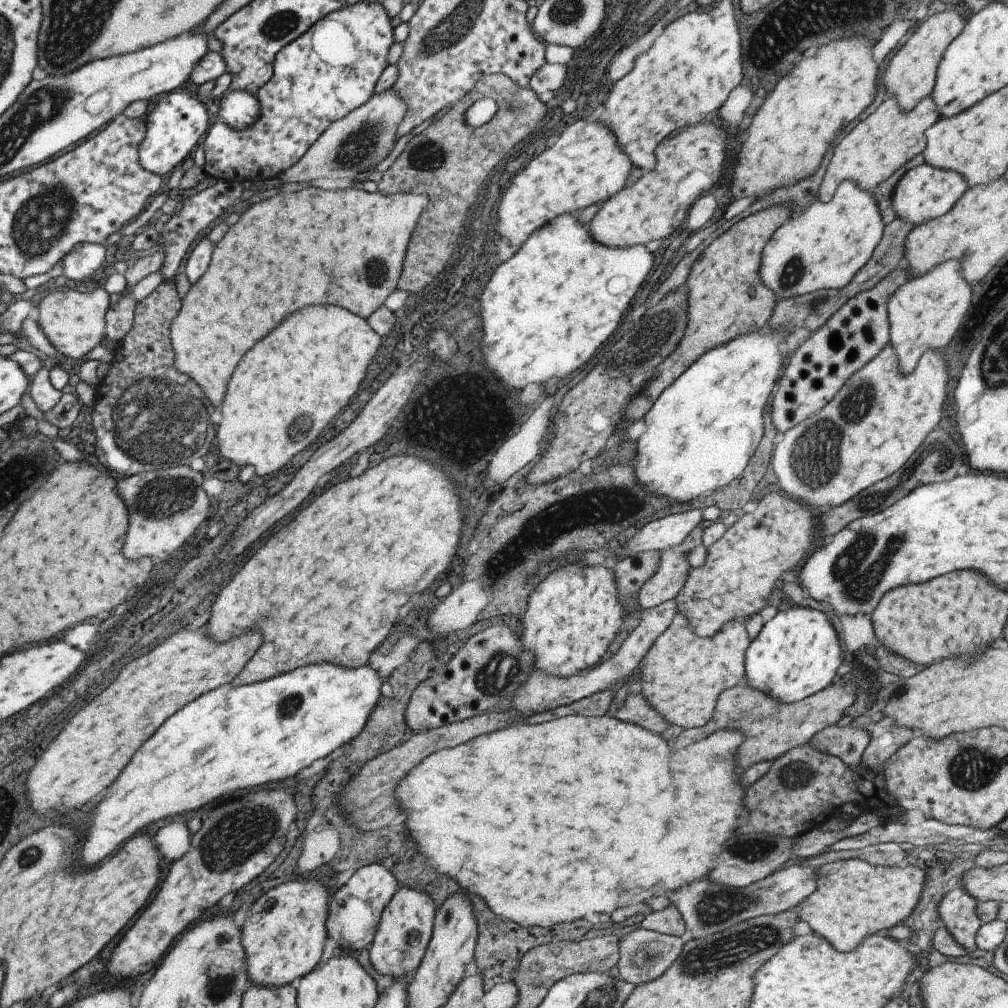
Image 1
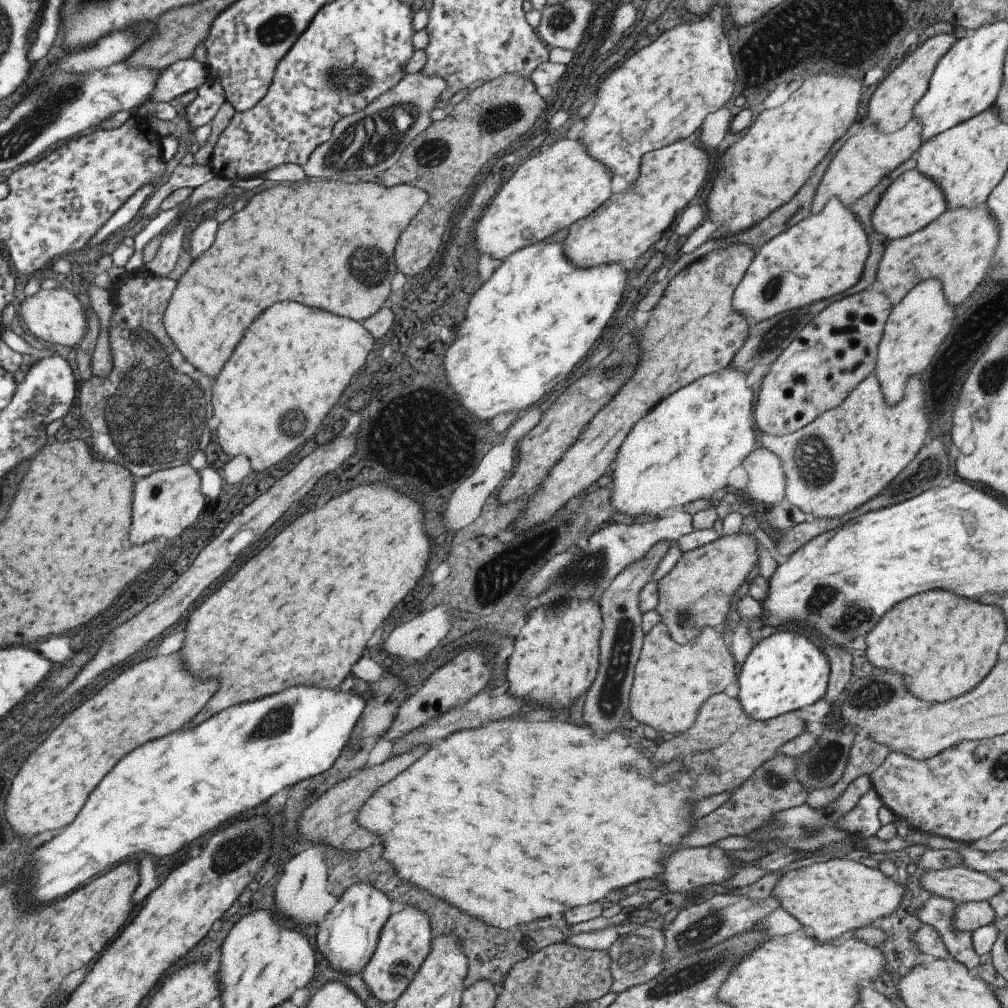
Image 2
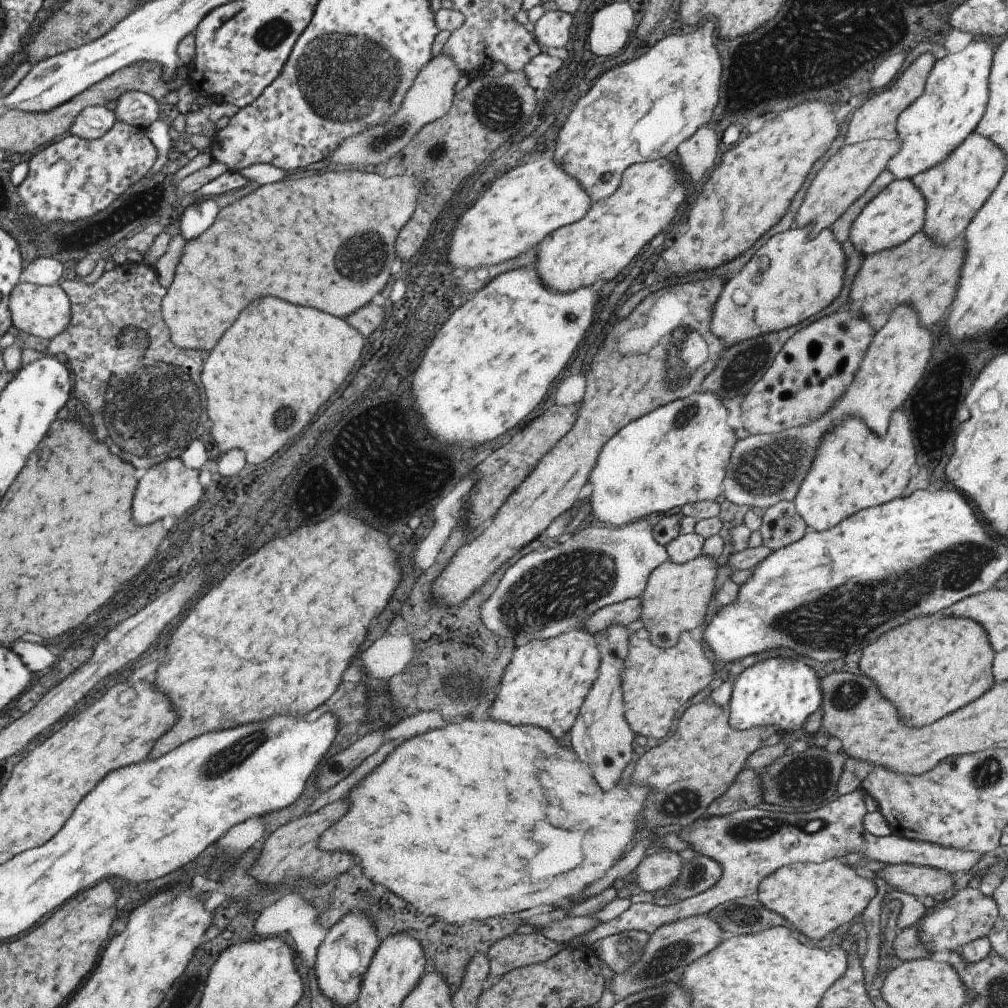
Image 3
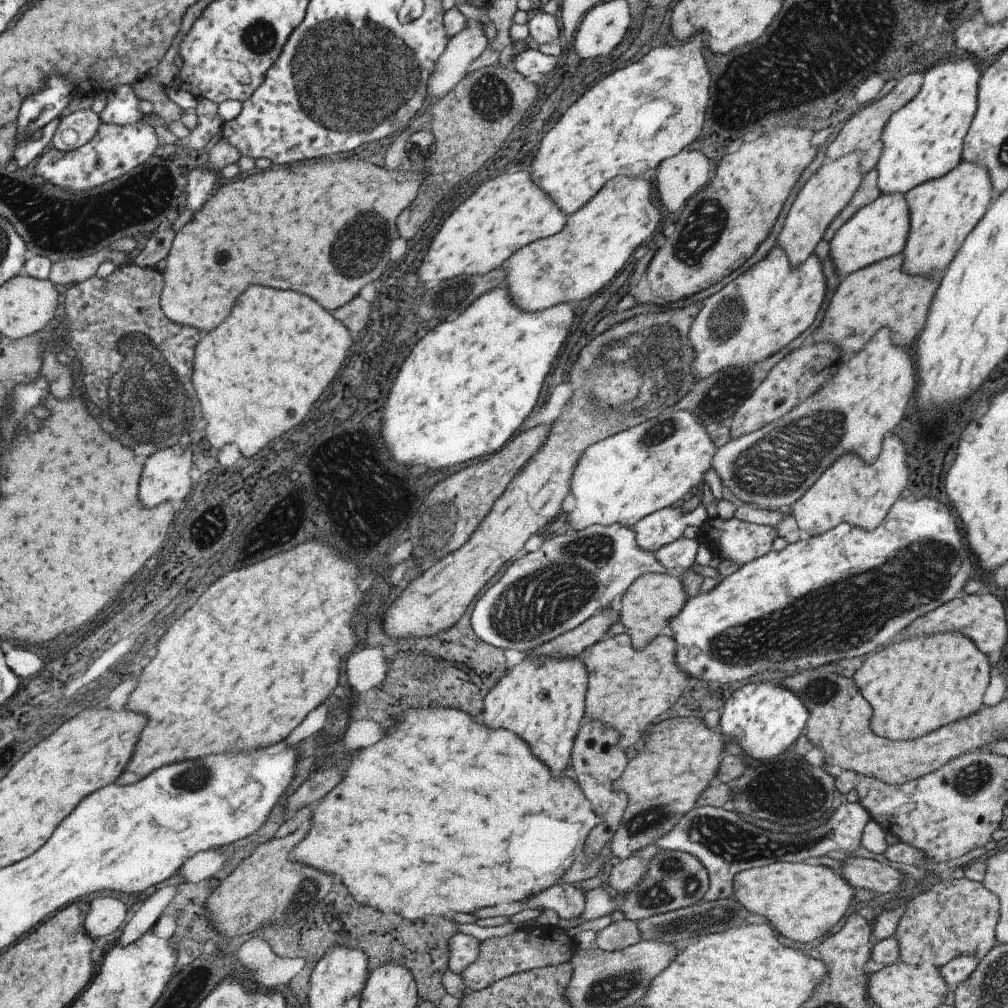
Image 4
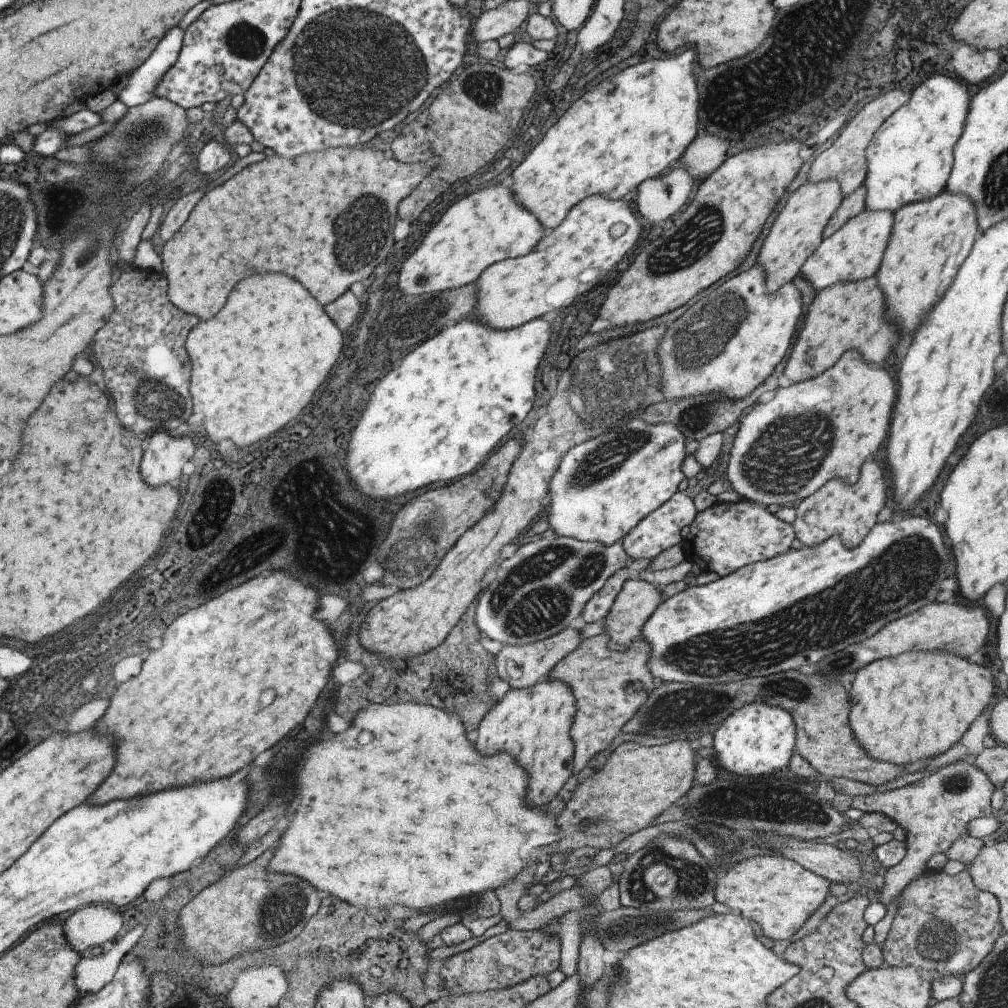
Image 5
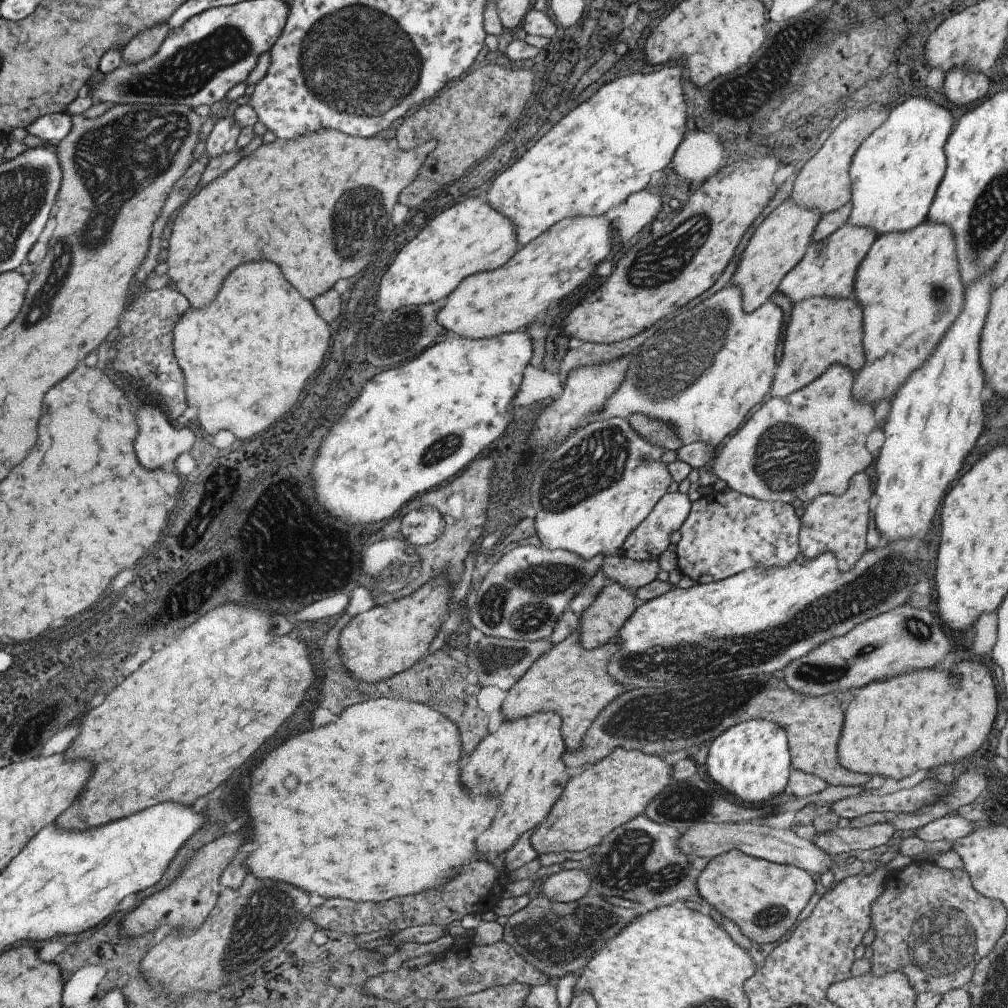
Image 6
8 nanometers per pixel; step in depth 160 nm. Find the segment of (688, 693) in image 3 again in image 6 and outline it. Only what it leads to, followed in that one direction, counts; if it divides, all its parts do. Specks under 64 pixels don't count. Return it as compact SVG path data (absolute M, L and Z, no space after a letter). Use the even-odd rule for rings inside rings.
M574 630L564 640L551 646L531 663L516 683L506 691L500 709L505 721L530 717L535 713L551 711L560 716L560 735L564 748L580 747L580 740L592 720L625 688L616 683L606 670L607 659L618 649L619 641L607 642L594 649L578 645L578 634Z

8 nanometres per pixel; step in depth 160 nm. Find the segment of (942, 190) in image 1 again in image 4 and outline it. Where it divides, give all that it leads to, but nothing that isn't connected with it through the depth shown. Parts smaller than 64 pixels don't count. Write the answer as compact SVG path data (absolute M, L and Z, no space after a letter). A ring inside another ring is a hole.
M880 194L851 216L828 240L828 257L839 278L901 252L909 230L908 206L902 194Z

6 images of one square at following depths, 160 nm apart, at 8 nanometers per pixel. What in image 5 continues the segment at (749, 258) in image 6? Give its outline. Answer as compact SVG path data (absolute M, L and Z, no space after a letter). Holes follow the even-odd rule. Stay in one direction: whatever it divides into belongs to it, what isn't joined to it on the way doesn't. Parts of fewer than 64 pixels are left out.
M834 179L818 183L805 182L784 197L785 204L768 228L769 232L761 238L762 243L756 258L756 265L764 274L766 293L775 292L798 274L805 259L823 239L823 227L842 198L838 182Z

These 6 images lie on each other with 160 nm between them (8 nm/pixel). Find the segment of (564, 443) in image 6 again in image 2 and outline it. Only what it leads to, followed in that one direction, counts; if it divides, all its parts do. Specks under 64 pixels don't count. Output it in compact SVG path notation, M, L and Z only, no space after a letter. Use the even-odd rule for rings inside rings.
M727 368L717 373L709 373L702 376L688 385L677 389L673 394L661 399L651 410L646 412L643 418L640 418L633 426L624 439L619 444L619 448L615 453L613 461L613 469L611 470L611 482L607 488L607 496L609 496L609 504L625 516L631 516L638 519L647 519L649 517L659 516L669 509L681 509L684 504L699 499L709 499L727 486L727 476L732 468L737 468L743 459L746 460L752 448L756 445L755 436L753 435L754 420L752 417L753 394L749 387L745 386L745 376L738 369Z

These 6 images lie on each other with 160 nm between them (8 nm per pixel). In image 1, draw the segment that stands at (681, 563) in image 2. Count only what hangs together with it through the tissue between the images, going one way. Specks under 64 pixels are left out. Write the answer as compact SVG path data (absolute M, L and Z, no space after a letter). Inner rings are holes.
M774 487L767 489L753 512L737 518L706 548L703 564L688 568L685 582L672 599L675 615L684 617L688 628L698 637L708 637L721 625L740 621L771 604L775 582L789 577L790 571L805 558L815 538L815 528L816 518L805 504L793 501Z

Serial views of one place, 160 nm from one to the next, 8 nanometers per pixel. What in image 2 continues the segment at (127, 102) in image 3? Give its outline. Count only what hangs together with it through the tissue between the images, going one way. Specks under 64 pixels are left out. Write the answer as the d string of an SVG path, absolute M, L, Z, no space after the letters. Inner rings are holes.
M192 57L180 59L179 61L171 64L166 70L161 71L160 80L156 91L153 92L153 96L150 100L145 102L167 102L169 103L174 98L178 98L181 94L197 89L199 86L207 83L207 74L209 74L209 68L206 63L197 62Z

